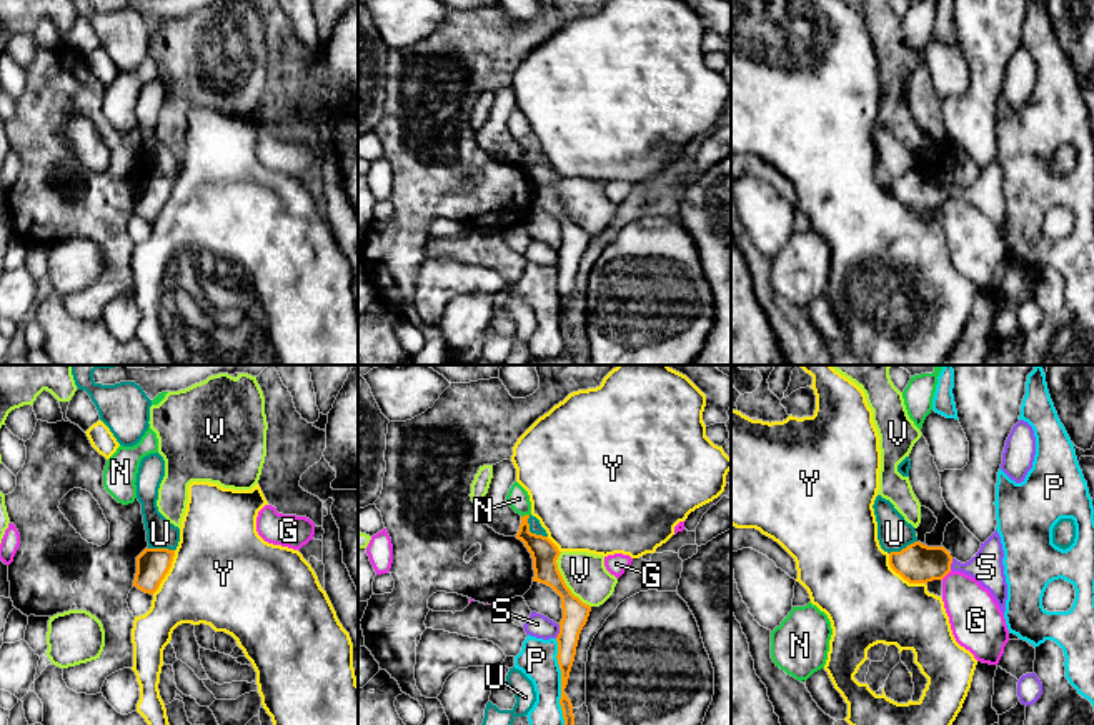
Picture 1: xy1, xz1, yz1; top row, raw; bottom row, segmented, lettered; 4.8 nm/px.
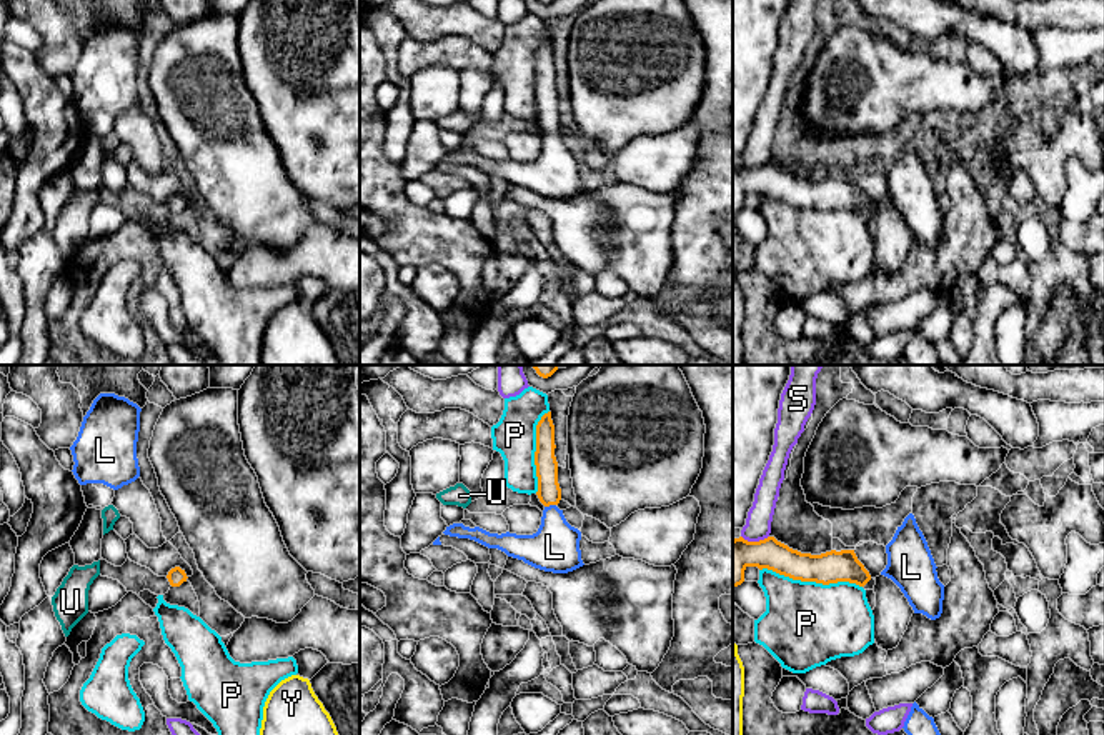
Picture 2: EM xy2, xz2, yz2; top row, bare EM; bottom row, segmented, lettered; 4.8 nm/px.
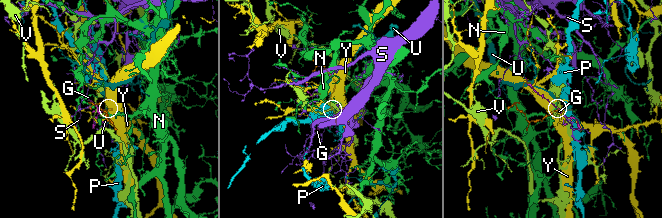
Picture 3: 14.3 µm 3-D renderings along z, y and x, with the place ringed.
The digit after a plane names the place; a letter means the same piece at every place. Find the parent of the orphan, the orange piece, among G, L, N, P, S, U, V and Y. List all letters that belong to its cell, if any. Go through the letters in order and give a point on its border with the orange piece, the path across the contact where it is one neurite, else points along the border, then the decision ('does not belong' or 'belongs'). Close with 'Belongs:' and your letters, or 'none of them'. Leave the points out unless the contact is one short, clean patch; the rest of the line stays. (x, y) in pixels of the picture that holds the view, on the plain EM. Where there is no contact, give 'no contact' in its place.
G: yz1 (946, 200) | along yz1 (951, 197), (941, 205) | does not belong
L: xz2 (550, 130) | across xz2 (548, 119), (550, 130), (555, 174) | belongs
N: xz1 (525, 142) | does not belong
P: yz2 (811, 207) | does not belong
S: xz1 (560, 259) | does not belong
U: xz1 (530, 159) | along xz1 (528, 142), (528, 155), (546, 164) | does not belong
V: xz1 (563, 209) | does not belong
Y: yz1 (901, 202) | along yz1 (888, 180), (888, 190), (896, 199), (910, 209), (924, 210) | does not belong
Belongs: L

